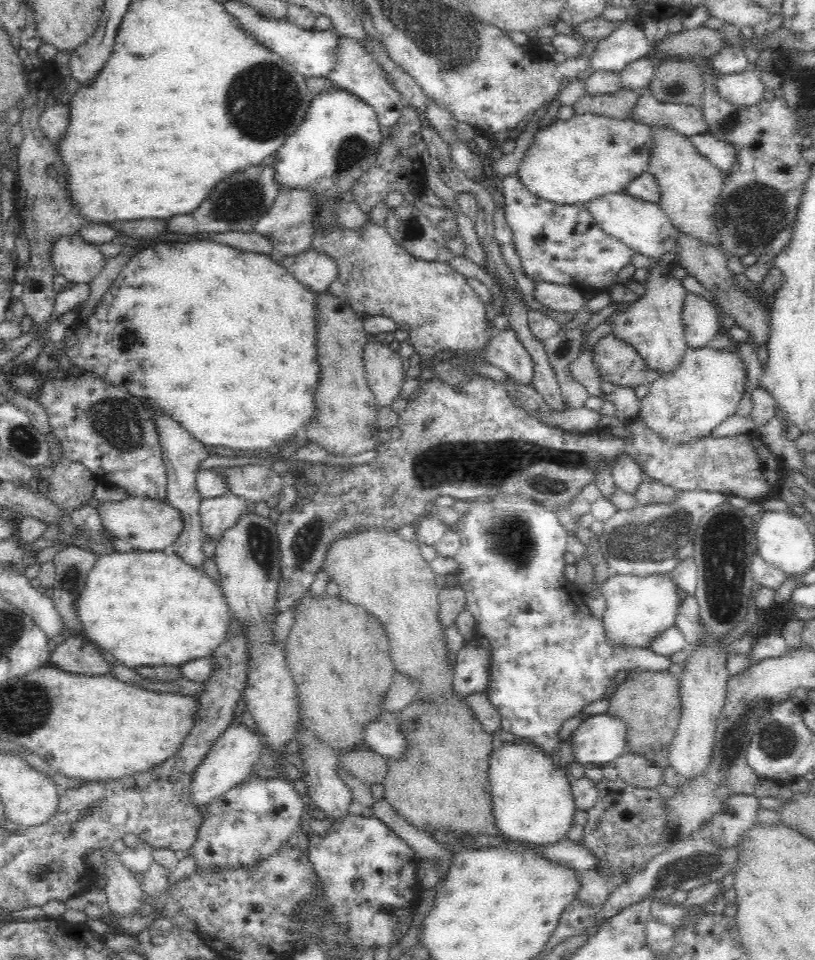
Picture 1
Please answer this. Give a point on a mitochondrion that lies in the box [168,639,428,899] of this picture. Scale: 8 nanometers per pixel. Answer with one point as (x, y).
(248, 838)

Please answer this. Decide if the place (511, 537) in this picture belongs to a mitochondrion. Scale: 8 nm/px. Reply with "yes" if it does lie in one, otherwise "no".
yes

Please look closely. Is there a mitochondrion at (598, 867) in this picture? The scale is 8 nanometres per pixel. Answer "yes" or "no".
no

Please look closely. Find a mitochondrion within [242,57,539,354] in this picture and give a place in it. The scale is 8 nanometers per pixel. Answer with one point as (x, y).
(352, 149)

